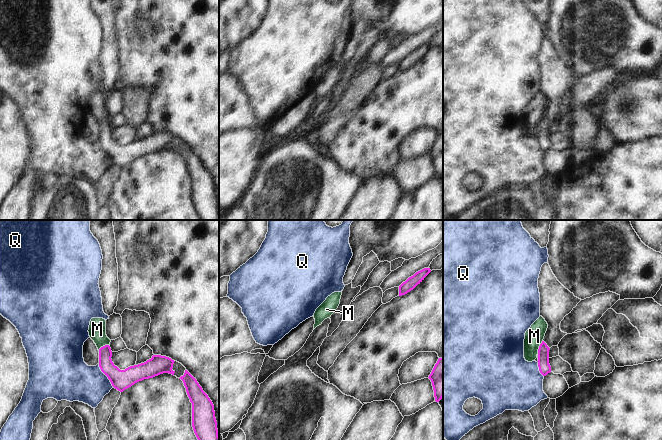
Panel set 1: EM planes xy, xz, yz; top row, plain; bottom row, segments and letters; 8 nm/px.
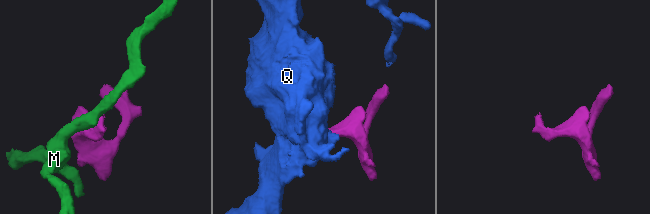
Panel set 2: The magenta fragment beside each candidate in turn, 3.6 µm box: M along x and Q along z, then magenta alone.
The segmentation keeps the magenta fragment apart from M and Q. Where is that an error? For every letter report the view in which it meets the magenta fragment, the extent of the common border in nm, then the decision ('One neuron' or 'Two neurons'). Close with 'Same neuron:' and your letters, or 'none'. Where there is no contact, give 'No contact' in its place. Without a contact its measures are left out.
M: Touches magenta in yz. Shared border 120 nm. Two neurons
Q: Touches magenta in xy. Shared border 240 nm. Two neurons
Same neuron: none

